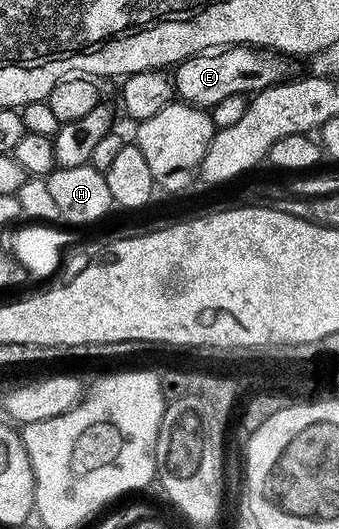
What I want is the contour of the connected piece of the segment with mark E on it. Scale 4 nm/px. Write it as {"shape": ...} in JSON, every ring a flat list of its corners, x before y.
{"shape":[[230,45,215,51,196,53,174,69,174,93,185,105,211,111,230,95,255,95,289,76,289,58,251,45]]}

